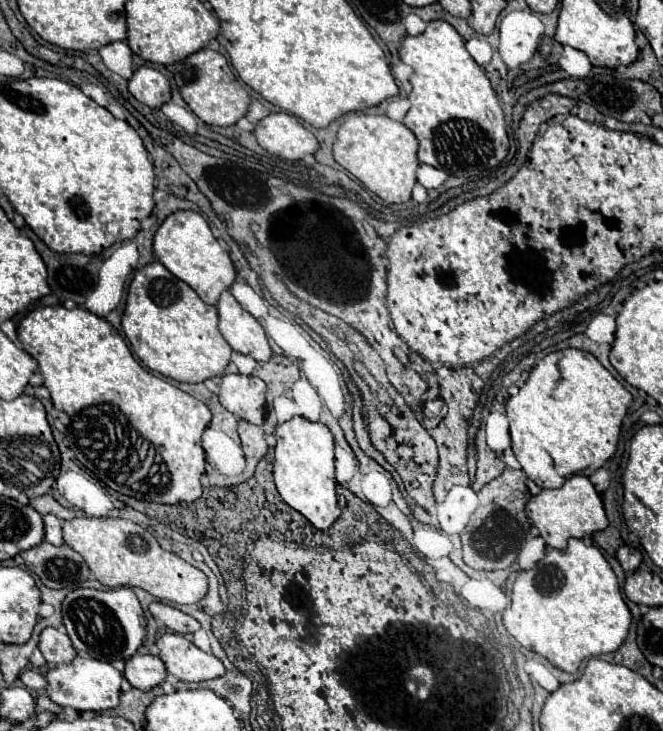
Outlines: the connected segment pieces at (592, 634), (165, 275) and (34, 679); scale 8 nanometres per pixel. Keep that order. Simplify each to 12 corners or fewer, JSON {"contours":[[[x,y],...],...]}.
{"contours":[[[578,538],[512,586],[506,630],[564,672],[624,642],[632,614]],[[164,264],[138,270],[122,330],[178,382],[224,372],[218,310]],[[34,670],[22,672],[20,680],[30,690],[44,690],[46,678]]]}

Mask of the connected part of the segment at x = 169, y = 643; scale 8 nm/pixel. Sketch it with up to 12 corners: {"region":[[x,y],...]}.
{"region":[[182,634],[156,642],[168,674],[182,682],[224,676],[224,664]]}

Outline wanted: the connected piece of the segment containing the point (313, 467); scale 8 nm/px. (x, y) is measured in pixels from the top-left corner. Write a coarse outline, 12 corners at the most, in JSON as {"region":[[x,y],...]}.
{"region":[[302,416],[276,426],[274,482],[326,530],[340,516],[334,440]]}

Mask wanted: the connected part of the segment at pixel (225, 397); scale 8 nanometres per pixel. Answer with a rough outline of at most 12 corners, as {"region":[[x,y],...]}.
{"region":[[226,374],[220,404],[250,424],[266,416],[266,384]]}

